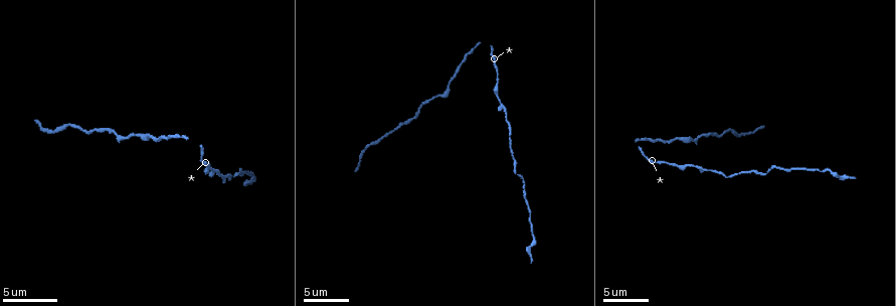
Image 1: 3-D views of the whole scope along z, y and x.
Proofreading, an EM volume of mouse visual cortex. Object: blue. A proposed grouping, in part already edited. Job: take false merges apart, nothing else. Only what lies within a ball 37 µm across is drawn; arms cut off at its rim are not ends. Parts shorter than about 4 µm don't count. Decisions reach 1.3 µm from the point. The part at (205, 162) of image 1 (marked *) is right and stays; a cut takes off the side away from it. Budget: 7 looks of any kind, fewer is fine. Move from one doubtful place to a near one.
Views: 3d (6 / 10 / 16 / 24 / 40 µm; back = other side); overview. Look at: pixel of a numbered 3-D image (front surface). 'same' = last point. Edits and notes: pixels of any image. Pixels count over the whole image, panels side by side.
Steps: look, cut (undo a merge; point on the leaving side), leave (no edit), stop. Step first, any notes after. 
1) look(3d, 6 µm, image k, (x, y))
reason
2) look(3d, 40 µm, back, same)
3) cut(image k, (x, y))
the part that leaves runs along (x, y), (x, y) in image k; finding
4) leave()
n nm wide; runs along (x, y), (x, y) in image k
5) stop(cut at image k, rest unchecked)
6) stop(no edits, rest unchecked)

look(3d, 16 µm, image 1, (708, 170))
thin neck

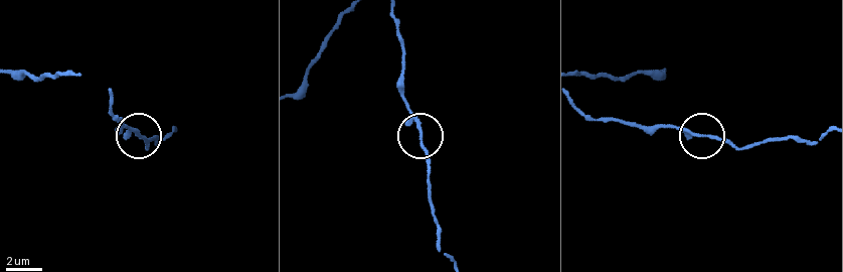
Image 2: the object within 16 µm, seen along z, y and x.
leave()
runs along (397, 24), (402, 95), (420, 135), (429, 183) in image 2; one neuron here

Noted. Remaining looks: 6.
look(3d, 16 µm, image 1, (390, 133))

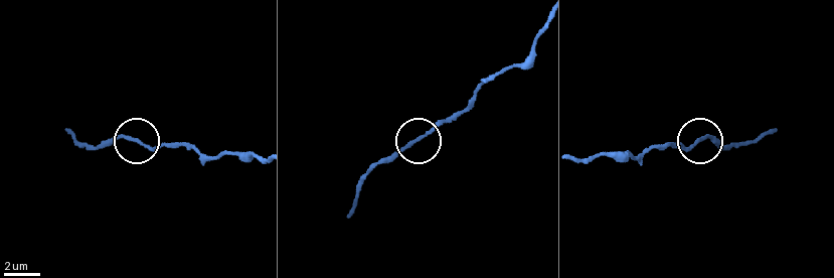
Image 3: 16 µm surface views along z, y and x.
look(3d, 16 µm, back, image 3, (131, 138))
from behind

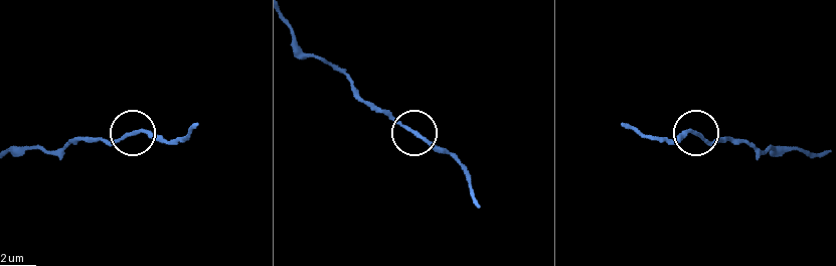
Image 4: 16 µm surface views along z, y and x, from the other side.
leave()
runs along (290, 32), (300, 50), (332, 63), (359, 96), (461, 166) in image 4; one neuron here

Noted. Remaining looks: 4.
look(3d, 16 µm, image 1, (435, 95))
a narrow waist

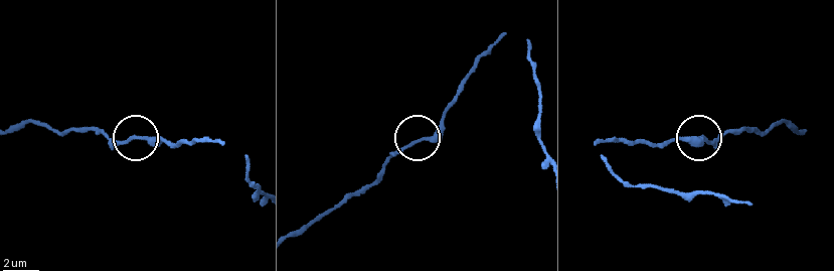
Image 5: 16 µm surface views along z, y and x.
leave()
runs along (251, 181), (246, 160), (221, 142), (117, 142), (97, 133) in image 5; continuous, no second neuron

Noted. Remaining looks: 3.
stop(no edits, rest unchecked)

